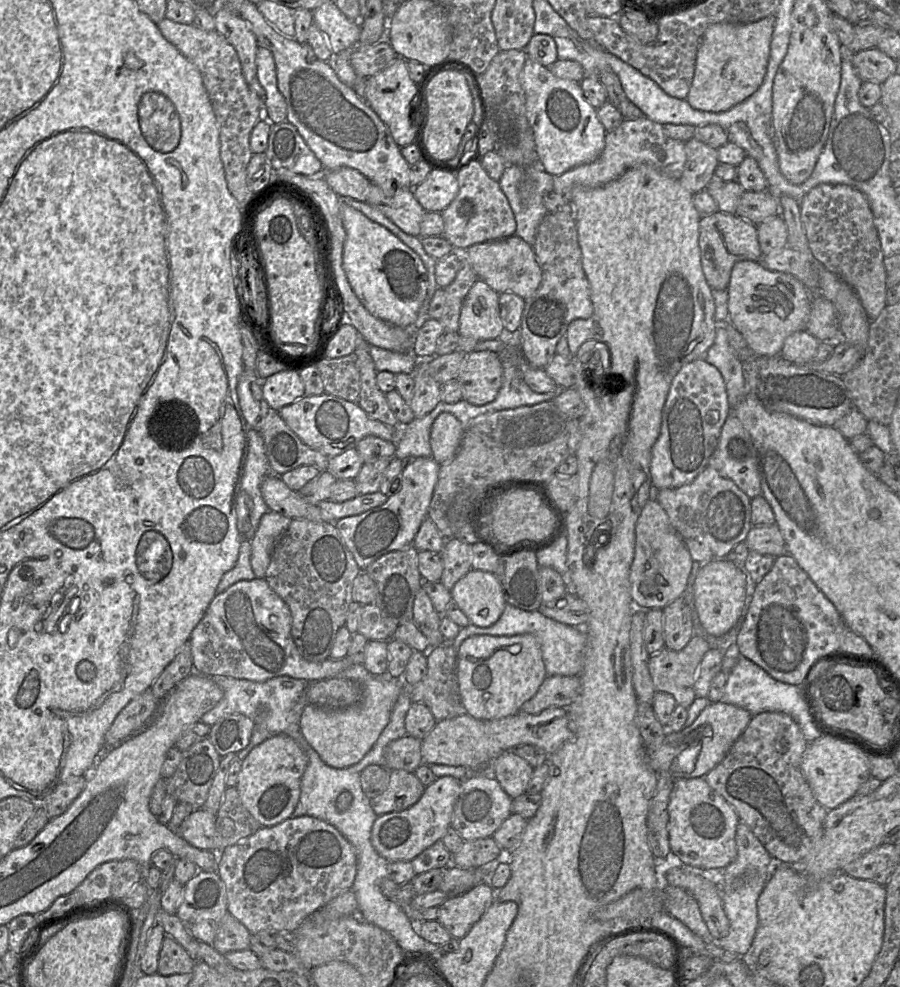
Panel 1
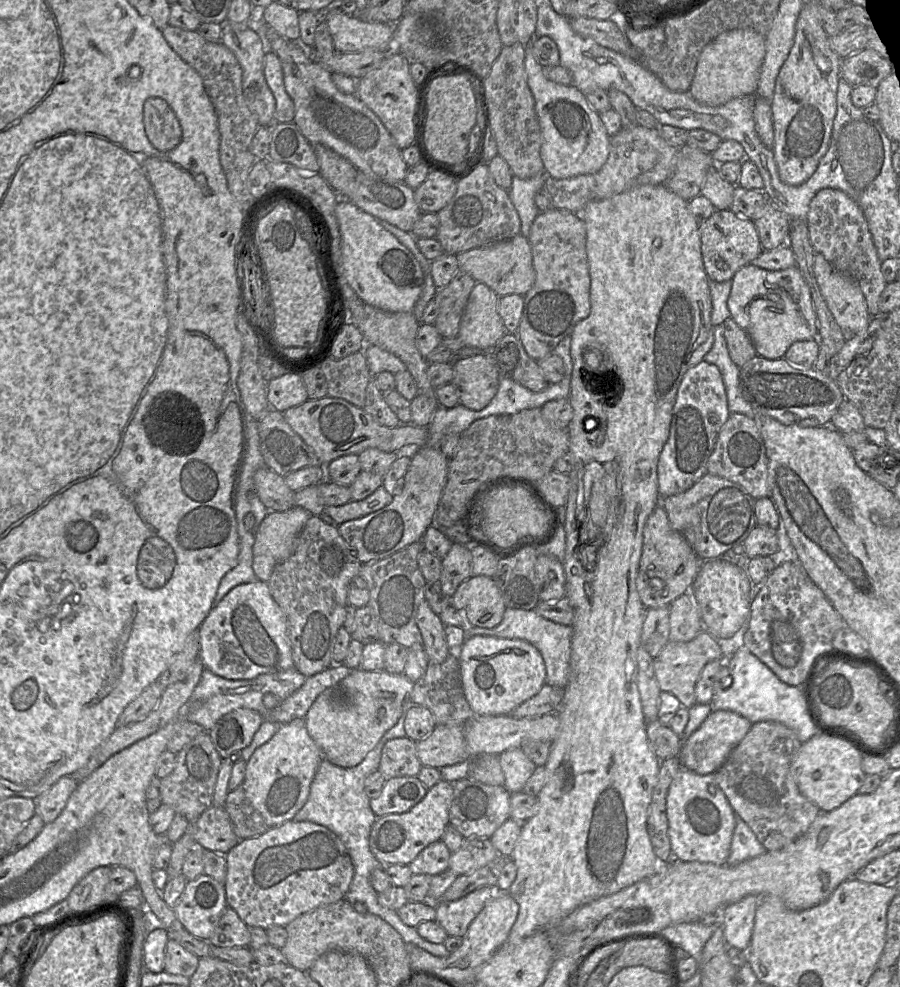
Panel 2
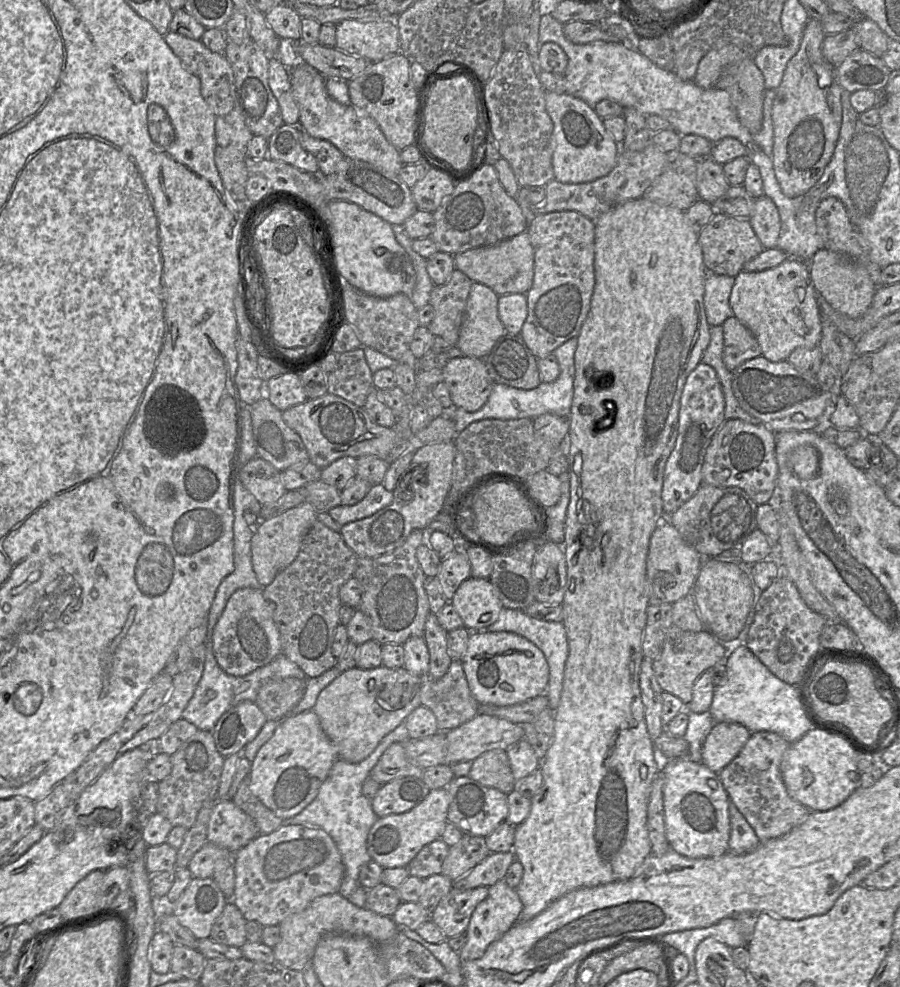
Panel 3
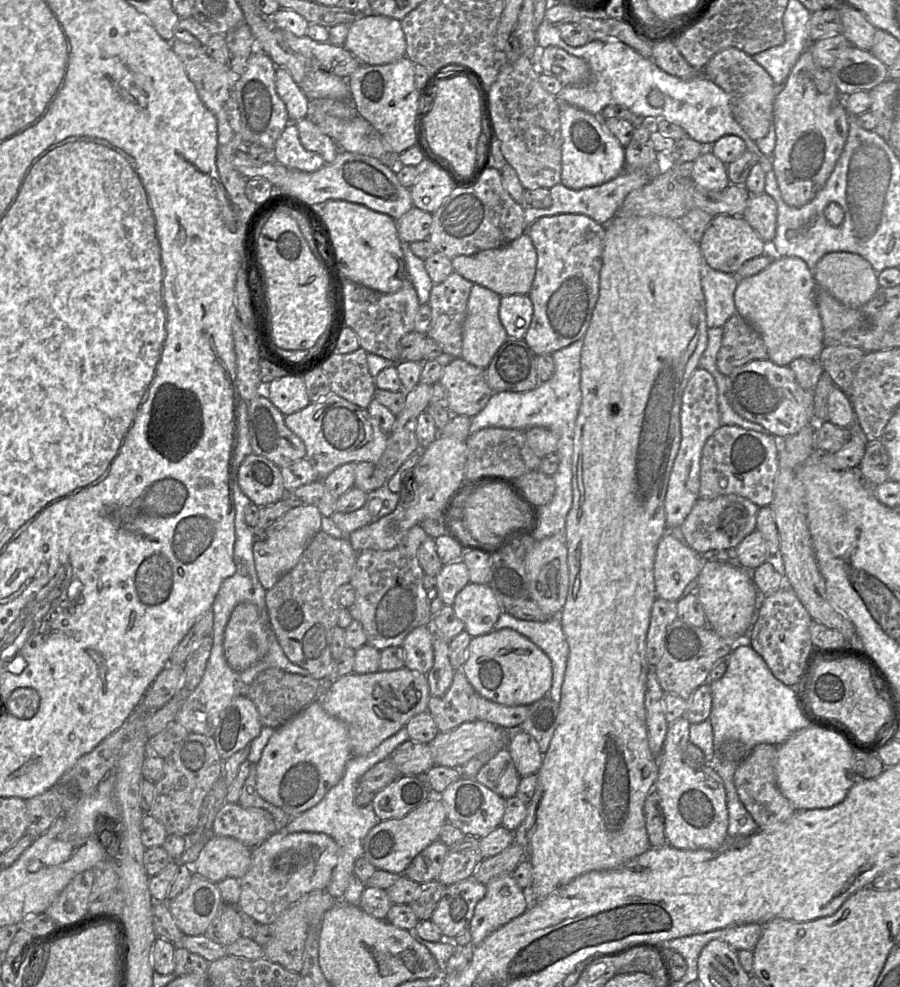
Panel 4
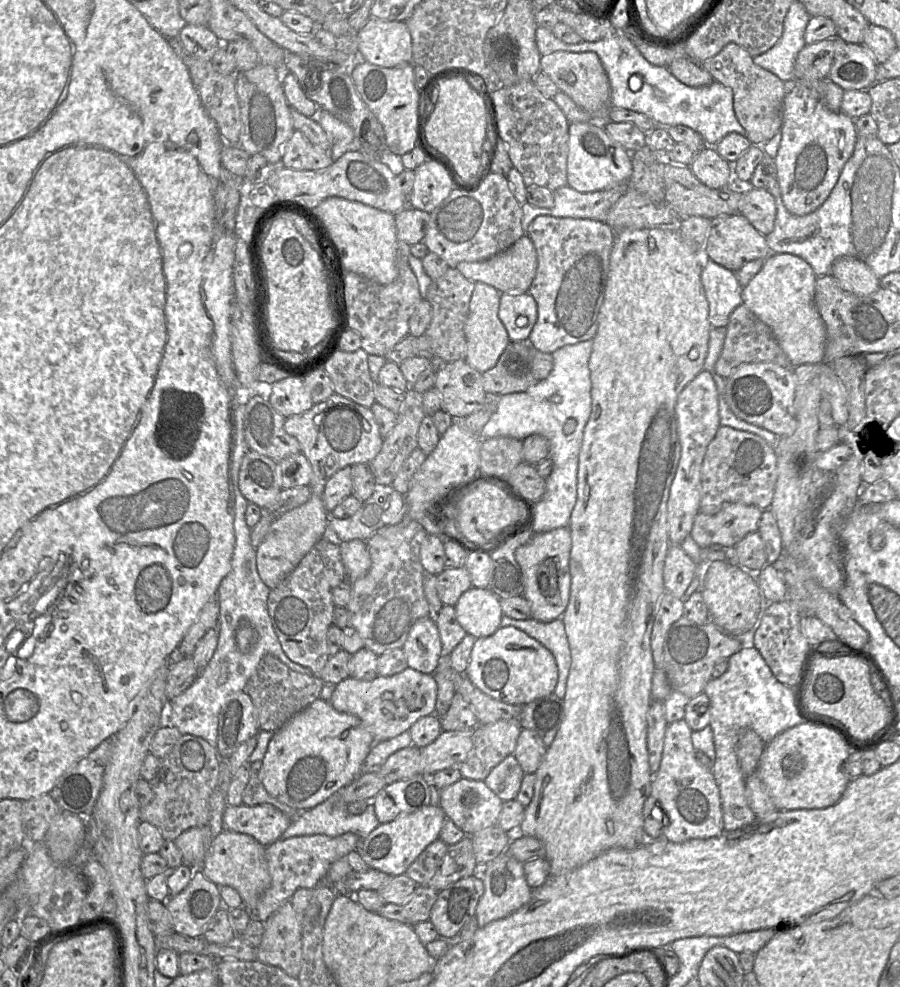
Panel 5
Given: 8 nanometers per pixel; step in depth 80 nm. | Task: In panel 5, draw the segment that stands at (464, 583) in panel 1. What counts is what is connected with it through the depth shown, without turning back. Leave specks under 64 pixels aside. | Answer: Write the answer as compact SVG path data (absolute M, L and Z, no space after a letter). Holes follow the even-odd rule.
M469 588L460 596L454 609L466 634L476 639L489 637L501 627L500 599L488 588Z

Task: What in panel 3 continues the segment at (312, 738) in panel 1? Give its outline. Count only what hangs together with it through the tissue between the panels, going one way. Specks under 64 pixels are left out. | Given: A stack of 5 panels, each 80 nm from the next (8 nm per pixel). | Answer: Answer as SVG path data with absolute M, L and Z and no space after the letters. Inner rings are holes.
M380 666L369 670L355 667L342 672L324 688L312 710L318 716L322 730L337 748L338 759L359 763L375 750L387 734L405 721L413 710L421 706L421 684L422 677L411 674L404 667L390 669Z

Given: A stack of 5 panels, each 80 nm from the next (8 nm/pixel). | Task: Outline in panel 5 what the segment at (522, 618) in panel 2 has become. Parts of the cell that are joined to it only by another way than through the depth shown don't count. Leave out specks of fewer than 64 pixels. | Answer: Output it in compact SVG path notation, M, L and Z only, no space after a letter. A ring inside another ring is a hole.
M503 615L500 626L512 626L523 631L553 654L558 668L558 681L554 694L563 700L571 666L571 652L562 619L540 622L533 618L516 620Z

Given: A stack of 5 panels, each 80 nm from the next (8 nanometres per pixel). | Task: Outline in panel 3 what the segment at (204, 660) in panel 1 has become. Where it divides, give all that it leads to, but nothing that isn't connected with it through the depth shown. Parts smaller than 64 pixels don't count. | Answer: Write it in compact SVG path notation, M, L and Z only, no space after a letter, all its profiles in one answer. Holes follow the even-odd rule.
M242 588L230 596L212 634L213 653L227 674L246 676L282 653L274 609L274 604L264 598L262 589Z

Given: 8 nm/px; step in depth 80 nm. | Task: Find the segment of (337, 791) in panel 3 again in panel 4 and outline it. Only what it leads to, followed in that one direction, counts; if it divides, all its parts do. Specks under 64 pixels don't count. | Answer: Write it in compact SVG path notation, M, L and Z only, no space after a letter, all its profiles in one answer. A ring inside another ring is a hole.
M405 727L396 734L384 740L379 746L366 755L351 757L340 781L333 786L323 799L312 808L292 817L289 823L282 829L287 833L314 832L325 833L332 837L339 847L337 866L334 868L332 878L325 890L336 899L343 899L351 876L354 874L354 863L364 854L364 840L371 828L376 826L380 820L374 812L372 803L359 807L355 803L358 792L358 784L362 776L375 764L391 756L393 751L402 743L410 739Z

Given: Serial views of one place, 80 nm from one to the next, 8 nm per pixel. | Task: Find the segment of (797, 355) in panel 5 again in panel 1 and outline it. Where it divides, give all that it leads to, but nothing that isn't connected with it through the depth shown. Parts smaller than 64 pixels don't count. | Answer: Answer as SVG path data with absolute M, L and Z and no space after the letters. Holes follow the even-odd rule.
M738 261L732 268L727 291L729 322L741 333L756 355L779 356L784 340L794 332L805 330L812 295L793 275L769 270L761 261Z

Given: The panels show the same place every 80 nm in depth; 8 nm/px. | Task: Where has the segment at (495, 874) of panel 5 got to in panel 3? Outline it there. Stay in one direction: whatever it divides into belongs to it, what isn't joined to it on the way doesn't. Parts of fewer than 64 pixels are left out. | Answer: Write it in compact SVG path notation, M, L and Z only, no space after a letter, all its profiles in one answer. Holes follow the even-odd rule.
M504 879L489 887L488 896L475 908L466 930L466 943L459 951L462 961L481 958L488 946L502 937L520 920L523 904L516 889L511 888Z

